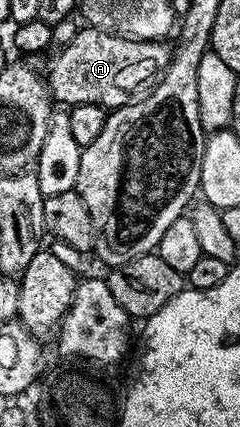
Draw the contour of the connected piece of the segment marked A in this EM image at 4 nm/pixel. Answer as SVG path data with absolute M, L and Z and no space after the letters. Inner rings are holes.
M83 26L73 42L58 49L55 55L45 72L45 83L58 103L60 100L67 104L63 106L100 104L102 108L114 110L149 95L161 74L170 68L173 48L162 40L126 40L114 32Z

